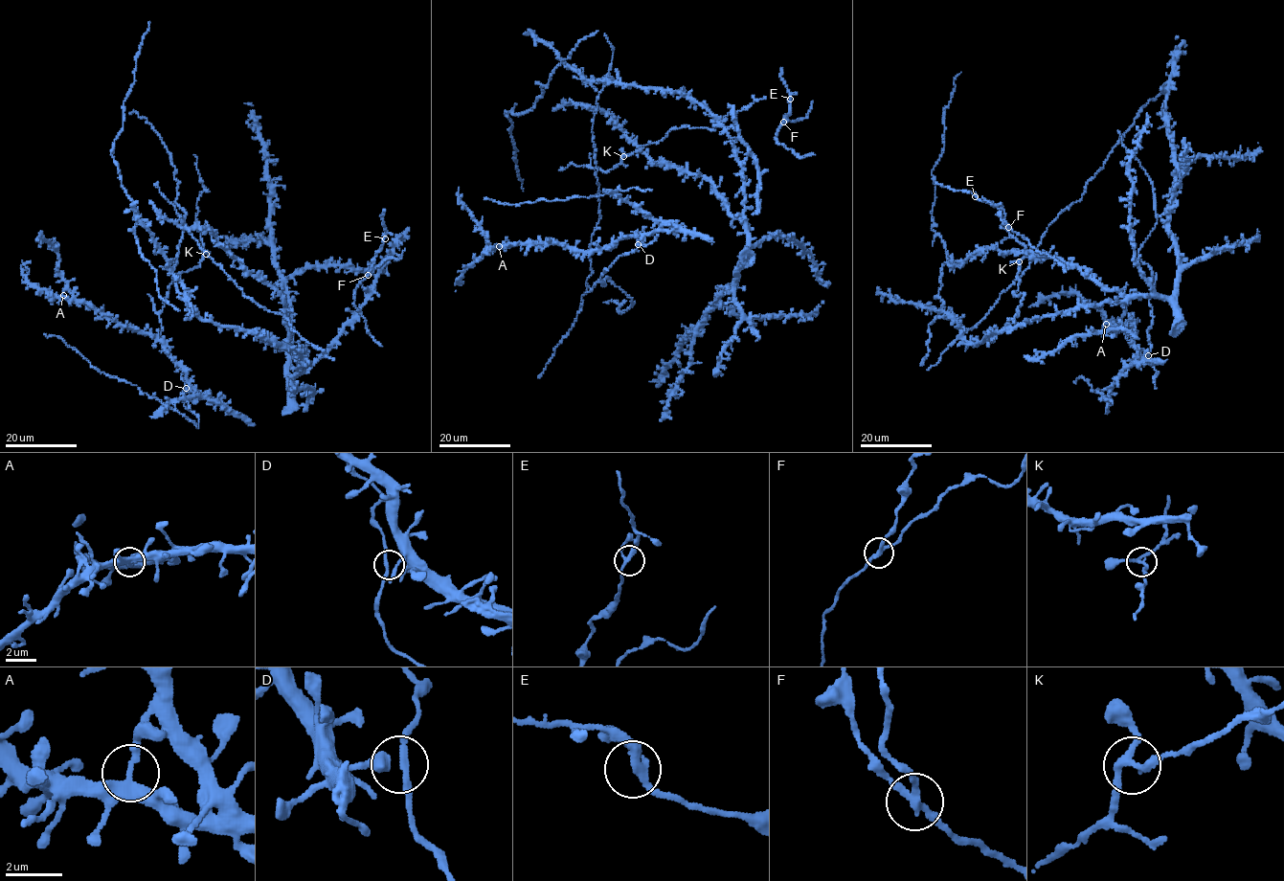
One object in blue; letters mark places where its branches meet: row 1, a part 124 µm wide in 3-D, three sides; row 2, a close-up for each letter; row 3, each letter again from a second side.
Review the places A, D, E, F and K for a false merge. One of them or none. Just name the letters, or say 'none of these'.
F

